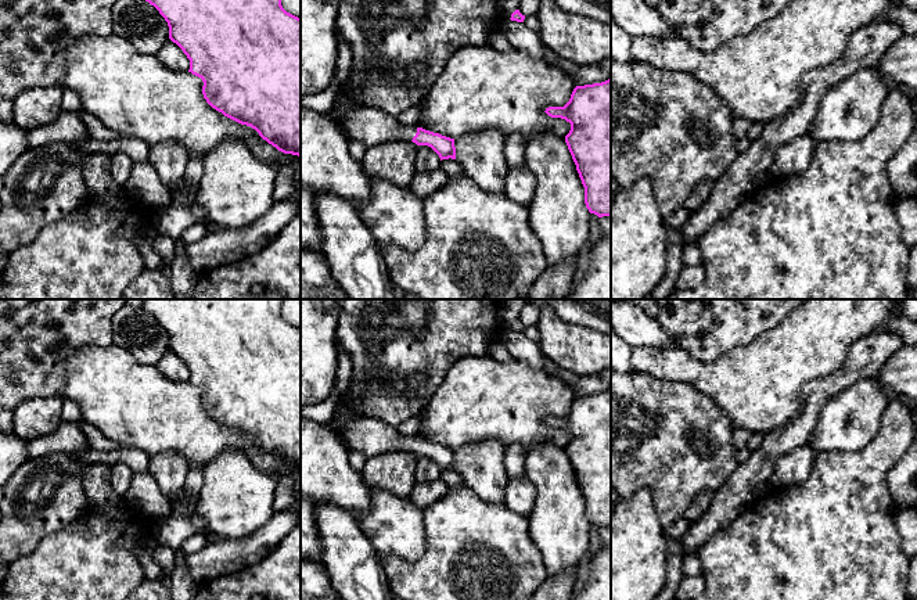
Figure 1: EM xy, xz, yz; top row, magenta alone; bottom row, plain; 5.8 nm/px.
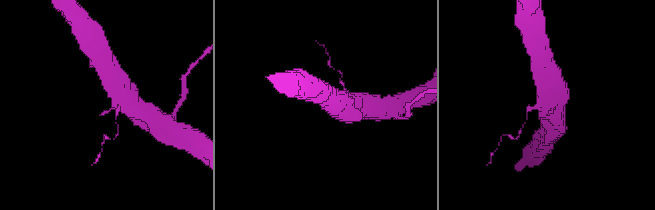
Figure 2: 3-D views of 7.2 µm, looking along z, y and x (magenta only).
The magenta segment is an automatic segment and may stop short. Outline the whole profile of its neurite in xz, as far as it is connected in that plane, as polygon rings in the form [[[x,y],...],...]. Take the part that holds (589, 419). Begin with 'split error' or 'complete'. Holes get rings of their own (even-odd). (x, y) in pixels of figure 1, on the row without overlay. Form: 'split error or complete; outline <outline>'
complete; outline [[[611,388],[576,396],[564,417],[544,423],[571,434],[565,453],[585,497],[586,518],[598,528],[611,527]]]

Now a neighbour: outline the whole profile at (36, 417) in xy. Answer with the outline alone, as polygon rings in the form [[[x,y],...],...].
[[[33,398],[21,402],[12,410],[12,432],[25,442],[29,442],[57,431],[61,424],[62,398]]]

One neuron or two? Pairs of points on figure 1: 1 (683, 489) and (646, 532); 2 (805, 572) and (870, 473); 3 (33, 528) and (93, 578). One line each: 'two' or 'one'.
1: two
2: one
3: two

